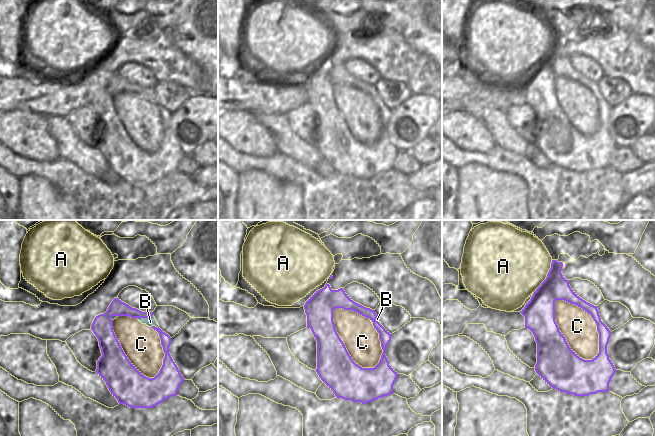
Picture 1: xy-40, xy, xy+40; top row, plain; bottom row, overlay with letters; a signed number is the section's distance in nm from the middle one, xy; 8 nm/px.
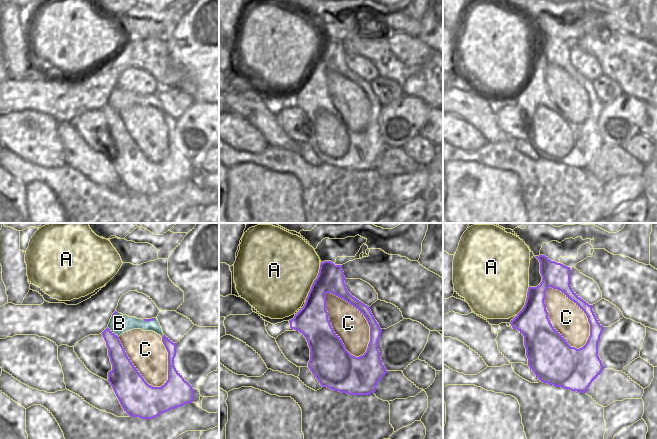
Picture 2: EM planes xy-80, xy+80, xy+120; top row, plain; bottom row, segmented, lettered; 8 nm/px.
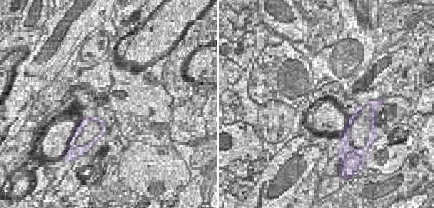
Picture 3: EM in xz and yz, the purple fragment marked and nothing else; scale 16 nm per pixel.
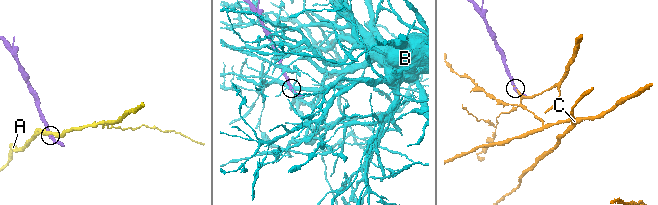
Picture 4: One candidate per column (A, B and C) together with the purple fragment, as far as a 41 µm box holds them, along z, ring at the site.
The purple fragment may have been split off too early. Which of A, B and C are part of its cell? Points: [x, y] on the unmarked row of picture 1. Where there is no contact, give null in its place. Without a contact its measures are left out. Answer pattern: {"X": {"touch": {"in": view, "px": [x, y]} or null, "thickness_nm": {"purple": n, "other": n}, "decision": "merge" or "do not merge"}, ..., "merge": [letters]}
{"A": {"touch": {"in": "xy+40", "px": [546, 53]}, "thickness_nm": {"purple": 220, "other": 480}, "decision": "do not merge"}, "B": {"touch": {"in": "xy-40", "px": [145, 93]}, "thickness_nm": {"purple": 130, "other": 70}, "decision": "do not merge"}, "C": {"touch": {"in": "xy+40", "px": [561, 110]}, "thickness_nm": {"purple": 320, "other": 280}, "decision": "merge"}, "merge": ["C"]}

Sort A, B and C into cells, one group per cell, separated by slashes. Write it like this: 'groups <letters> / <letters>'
groups A / B / C

